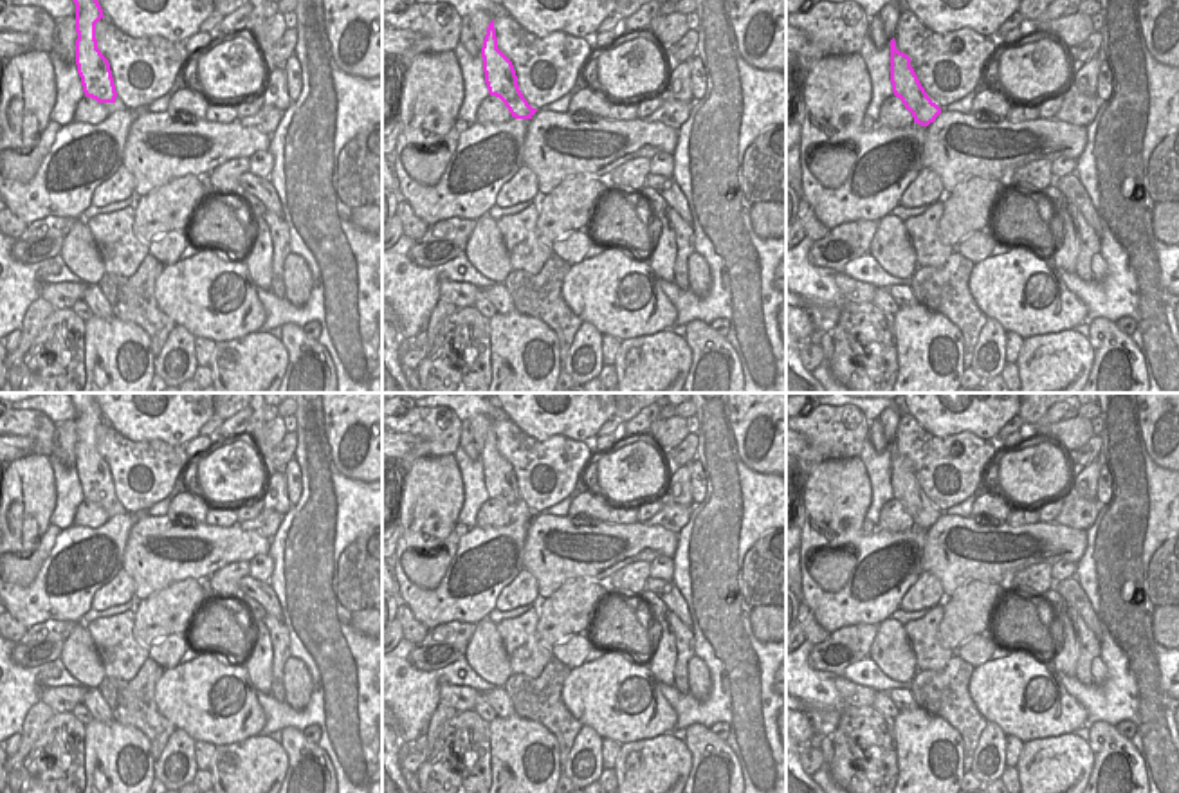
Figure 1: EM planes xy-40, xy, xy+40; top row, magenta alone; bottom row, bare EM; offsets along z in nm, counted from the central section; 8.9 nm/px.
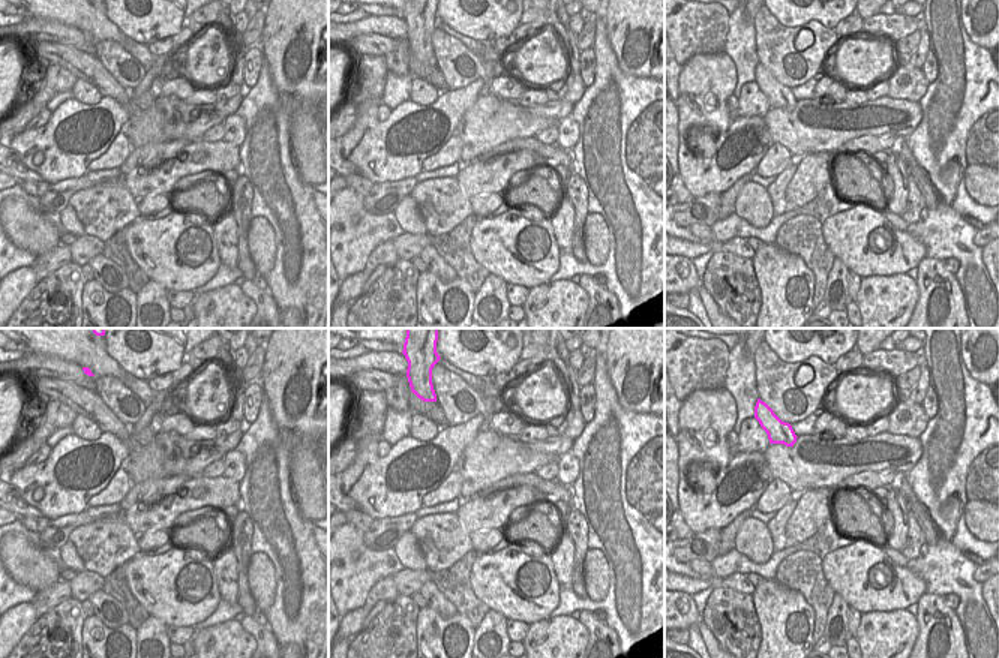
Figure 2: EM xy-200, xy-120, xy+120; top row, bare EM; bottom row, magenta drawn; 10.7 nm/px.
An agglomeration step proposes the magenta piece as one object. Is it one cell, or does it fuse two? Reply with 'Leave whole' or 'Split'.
Split

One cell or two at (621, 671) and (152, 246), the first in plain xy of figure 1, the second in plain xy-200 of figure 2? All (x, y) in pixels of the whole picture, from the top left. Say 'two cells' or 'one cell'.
one cell

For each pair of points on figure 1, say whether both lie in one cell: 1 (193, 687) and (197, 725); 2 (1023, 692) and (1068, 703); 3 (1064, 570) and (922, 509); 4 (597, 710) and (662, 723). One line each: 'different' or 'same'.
1: same
2: same
3: different
4: same

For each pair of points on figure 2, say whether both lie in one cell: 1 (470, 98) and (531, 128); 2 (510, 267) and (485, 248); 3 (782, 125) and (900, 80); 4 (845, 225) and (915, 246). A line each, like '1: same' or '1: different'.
1: different
2: same
3: same
4: different

